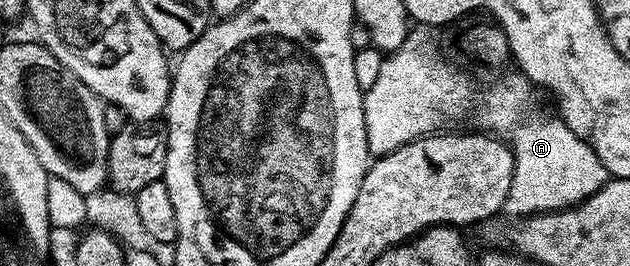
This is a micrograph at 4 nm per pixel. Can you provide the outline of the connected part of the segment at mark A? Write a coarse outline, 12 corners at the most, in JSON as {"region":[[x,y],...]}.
{"region":[[410,27],[363,93],[370,157],[473,115],[513,149],[506,217],[609,181],[526,76],[480,92]]}

